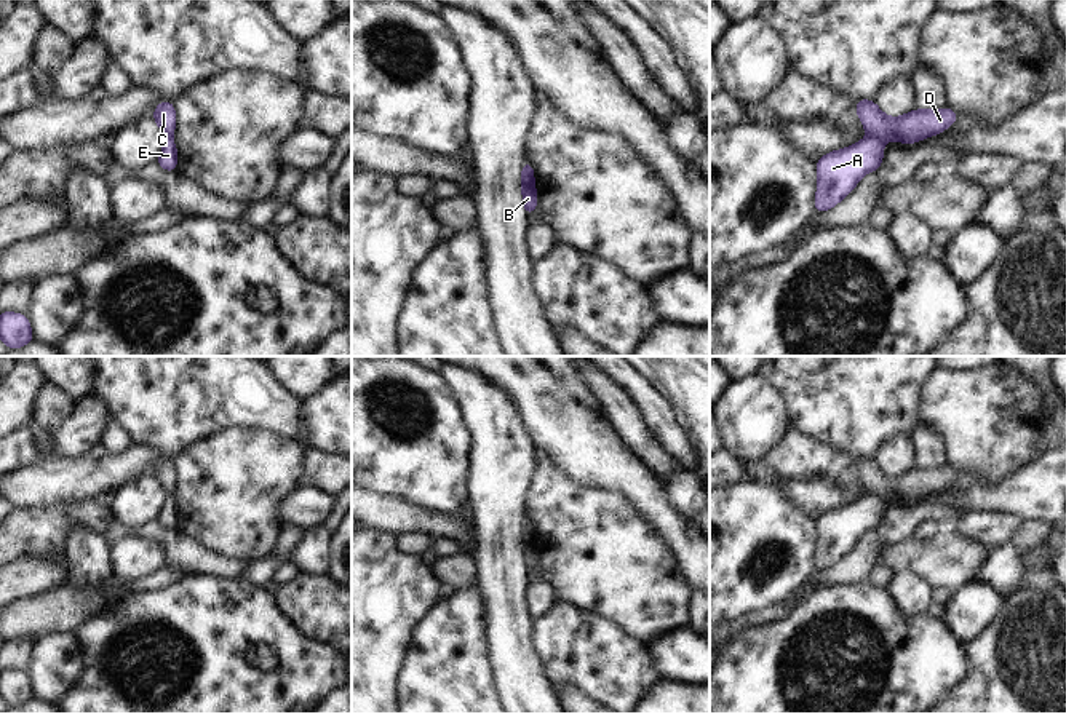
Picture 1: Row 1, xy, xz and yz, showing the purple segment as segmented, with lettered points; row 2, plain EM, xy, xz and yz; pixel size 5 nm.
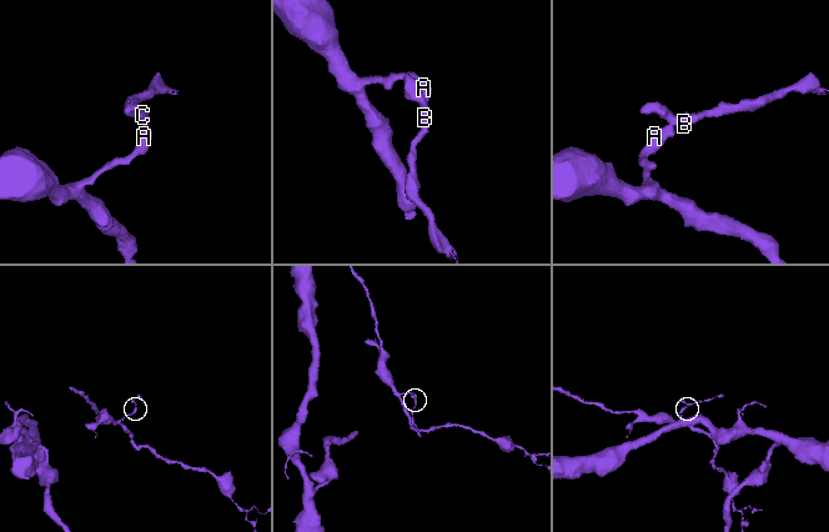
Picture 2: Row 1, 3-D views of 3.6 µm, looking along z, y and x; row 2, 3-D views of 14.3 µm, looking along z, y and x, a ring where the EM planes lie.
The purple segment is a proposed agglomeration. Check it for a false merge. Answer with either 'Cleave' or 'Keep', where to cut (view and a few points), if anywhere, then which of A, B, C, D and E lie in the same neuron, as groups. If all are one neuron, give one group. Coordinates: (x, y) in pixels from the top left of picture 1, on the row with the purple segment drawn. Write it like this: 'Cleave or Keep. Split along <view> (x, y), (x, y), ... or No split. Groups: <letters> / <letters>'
Cleave. Split along yz (871, 136), (879, 142). Groups: A E / B C D

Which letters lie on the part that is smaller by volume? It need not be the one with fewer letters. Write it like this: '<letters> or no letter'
B, C, D

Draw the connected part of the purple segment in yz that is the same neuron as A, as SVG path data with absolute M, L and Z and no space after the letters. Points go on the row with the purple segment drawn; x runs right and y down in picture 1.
M874 137L861 139L855 145L823 155L817 161L815 212L831 209L853 190L866 173L879 171L882 155L884 147Z

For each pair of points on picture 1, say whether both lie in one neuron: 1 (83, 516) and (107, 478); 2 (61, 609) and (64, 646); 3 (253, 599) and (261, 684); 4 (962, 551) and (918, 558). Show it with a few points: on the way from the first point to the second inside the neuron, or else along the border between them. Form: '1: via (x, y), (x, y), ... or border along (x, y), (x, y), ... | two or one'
1: border along (95, 499), (56, 505) | two
2: border along (72, 630), (53, 631), (34, 639) | two
3: via (237, 622), (238, 665) | one
4: via (951, 558), (929, 558) | one

